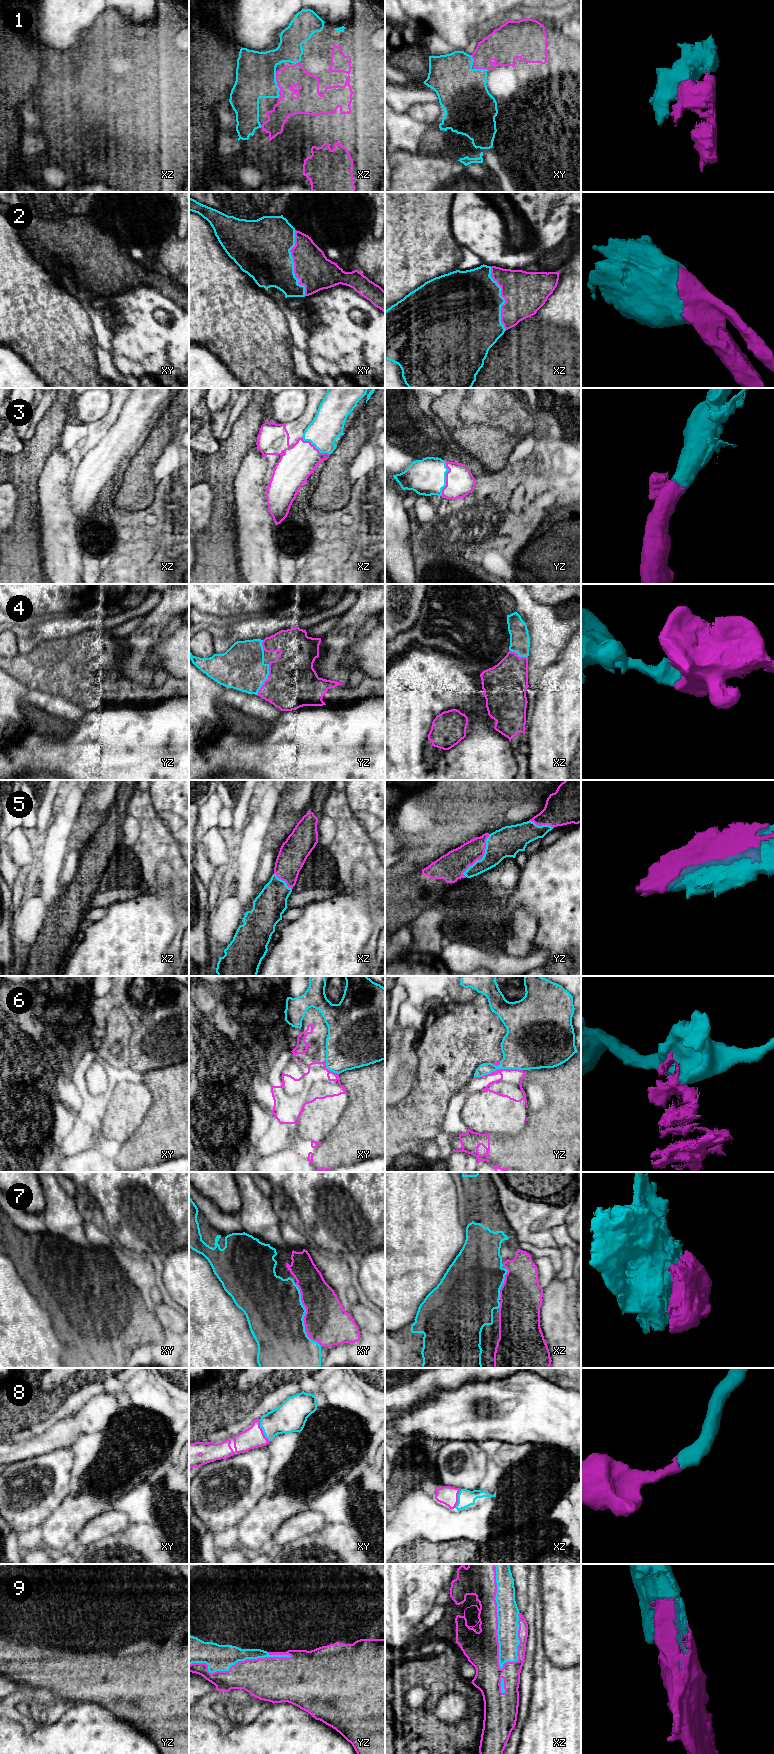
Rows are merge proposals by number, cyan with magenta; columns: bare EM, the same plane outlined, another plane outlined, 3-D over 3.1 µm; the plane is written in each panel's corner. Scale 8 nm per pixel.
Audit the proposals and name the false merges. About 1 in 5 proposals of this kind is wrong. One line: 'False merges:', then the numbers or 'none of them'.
False merges: 6

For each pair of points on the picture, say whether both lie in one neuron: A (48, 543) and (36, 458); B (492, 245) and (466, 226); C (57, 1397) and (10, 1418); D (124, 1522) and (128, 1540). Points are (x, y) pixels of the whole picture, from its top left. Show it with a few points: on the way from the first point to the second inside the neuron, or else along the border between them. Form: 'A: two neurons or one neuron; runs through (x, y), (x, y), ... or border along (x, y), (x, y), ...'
A: two neurons; border along (48, 454), (37, 482), (39, 500)
B: one neuron; runs through (486, 239), (472, 226)
C: one neuron; runs through (45, 1403), (35, 1409), (22, 1409)
D: two neurons; border along (130, 1524), (122, 1530), (103, 1537)

